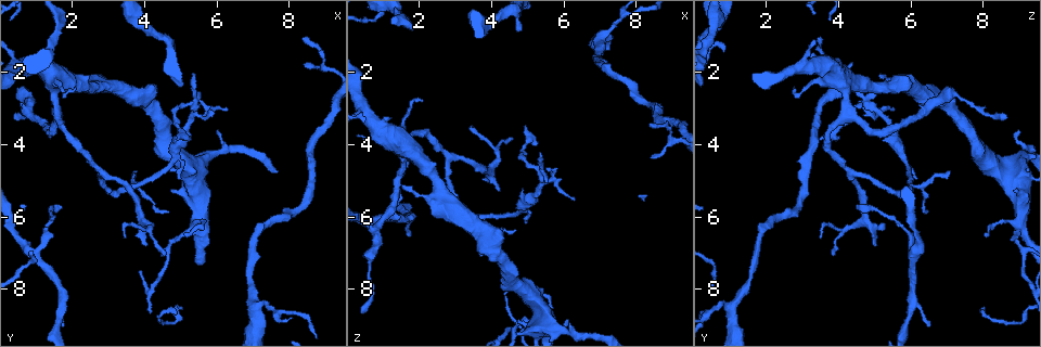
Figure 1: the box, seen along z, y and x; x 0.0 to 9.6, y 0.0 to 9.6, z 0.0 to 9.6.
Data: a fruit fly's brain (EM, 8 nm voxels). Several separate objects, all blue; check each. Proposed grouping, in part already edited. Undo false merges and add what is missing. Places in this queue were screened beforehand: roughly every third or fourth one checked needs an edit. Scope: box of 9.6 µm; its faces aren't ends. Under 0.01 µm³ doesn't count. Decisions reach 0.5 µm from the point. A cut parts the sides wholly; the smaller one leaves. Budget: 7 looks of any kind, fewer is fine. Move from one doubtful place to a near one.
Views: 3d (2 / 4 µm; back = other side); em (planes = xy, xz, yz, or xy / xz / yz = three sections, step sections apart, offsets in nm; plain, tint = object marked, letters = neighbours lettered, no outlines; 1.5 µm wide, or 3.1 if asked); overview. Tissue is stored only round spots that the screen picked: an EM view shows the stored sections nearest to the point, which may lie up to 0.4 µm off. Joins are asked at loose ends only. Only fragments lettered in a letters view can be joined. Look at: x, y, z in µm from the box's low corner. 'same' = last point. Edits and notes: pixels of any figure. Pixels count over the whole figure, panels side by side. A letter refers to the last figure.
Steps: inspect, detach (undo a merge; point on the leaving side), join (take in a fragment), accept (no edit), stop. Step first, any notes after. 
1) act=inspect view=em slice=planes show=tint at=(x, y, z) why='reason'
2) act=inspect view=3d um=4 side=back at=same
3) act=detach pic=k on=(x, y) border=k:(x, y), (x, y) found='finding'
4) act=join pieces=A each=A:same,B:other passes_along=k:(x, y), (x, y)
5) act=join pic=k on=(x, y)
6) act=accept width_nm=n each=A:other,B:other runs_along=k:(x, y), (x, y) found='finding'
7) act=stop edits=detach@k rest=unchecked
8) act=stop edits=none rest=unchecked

act=inspect view=3d um=4 at=(1.75, 9.05, 6.55) why='free end'

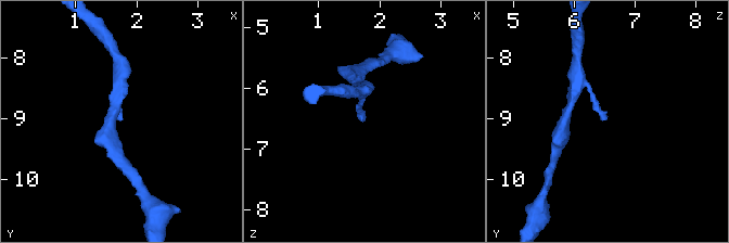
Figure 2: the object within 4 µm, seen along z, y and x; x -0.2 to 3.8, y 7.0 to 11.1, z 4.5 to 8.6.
act=inspect view=em slice=xz step=8 show=tint at=(1.80, 9.05, 6.50)

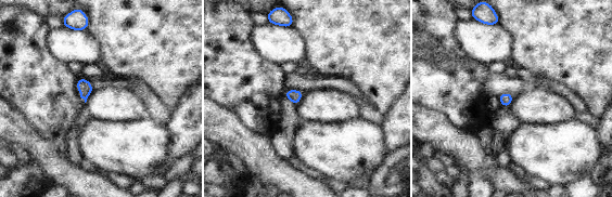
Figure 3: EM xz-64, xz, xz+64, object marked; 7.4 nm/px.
act=inspect view=em slice=xy step=4 show=letters at=same why='cut it another way'

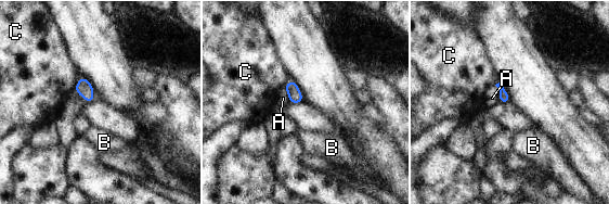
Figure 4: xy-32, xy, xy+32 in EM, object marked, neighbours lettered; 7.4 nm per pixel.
act=accept longest_contact=A:130nm each=A:other,B:other,C:other border=4:(494, 85), (499, 89), (500, 101) found='none of them fits'

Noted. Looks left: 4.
act=inspect view=em slice=yz step=4 show=letters at=(5.15, 6.50, 8.15) why='branch stops here'

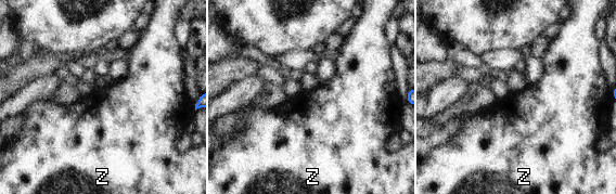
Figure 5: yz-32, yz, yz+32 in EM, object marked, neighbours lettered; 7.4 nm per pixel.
act=inspect view=em slice=planes show=letters at=same why='cut it another way'

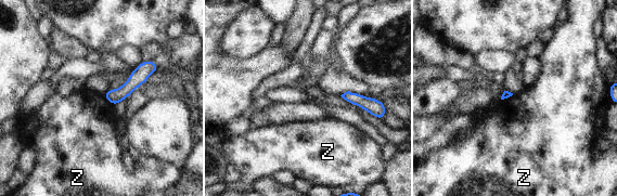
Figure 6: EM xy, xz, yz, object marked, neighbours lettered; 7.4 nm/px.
act=accept each=Z:other runs_along=6:(154, 67), (123, 92), (107, 95) found='none of them fits'

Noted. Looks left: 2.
act=inspect view=em slice=yz step=4 show=tint at=(4.65, 5.85, 6.30) why='thin end'

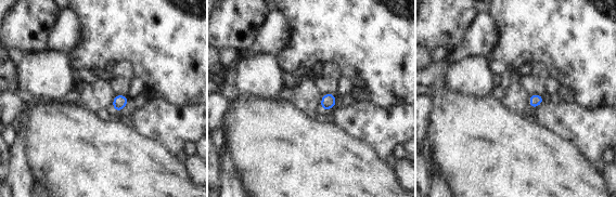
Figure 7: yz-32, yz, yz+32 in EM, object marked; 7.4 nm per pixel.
act=inspect view=em slice=yz step=4 show=letters at=same

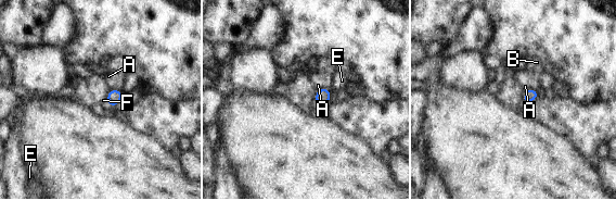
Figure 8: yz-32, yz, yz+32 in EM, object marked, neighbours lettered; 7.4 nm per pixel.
act=accept longest_contact=F:110nm each=A:other,B:other,E:other,F:other border=8:(317, 90), (315, 104) found='no lettered fragment goes on from it'

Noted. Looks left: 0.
act=stop edits=none rest=unchecked

